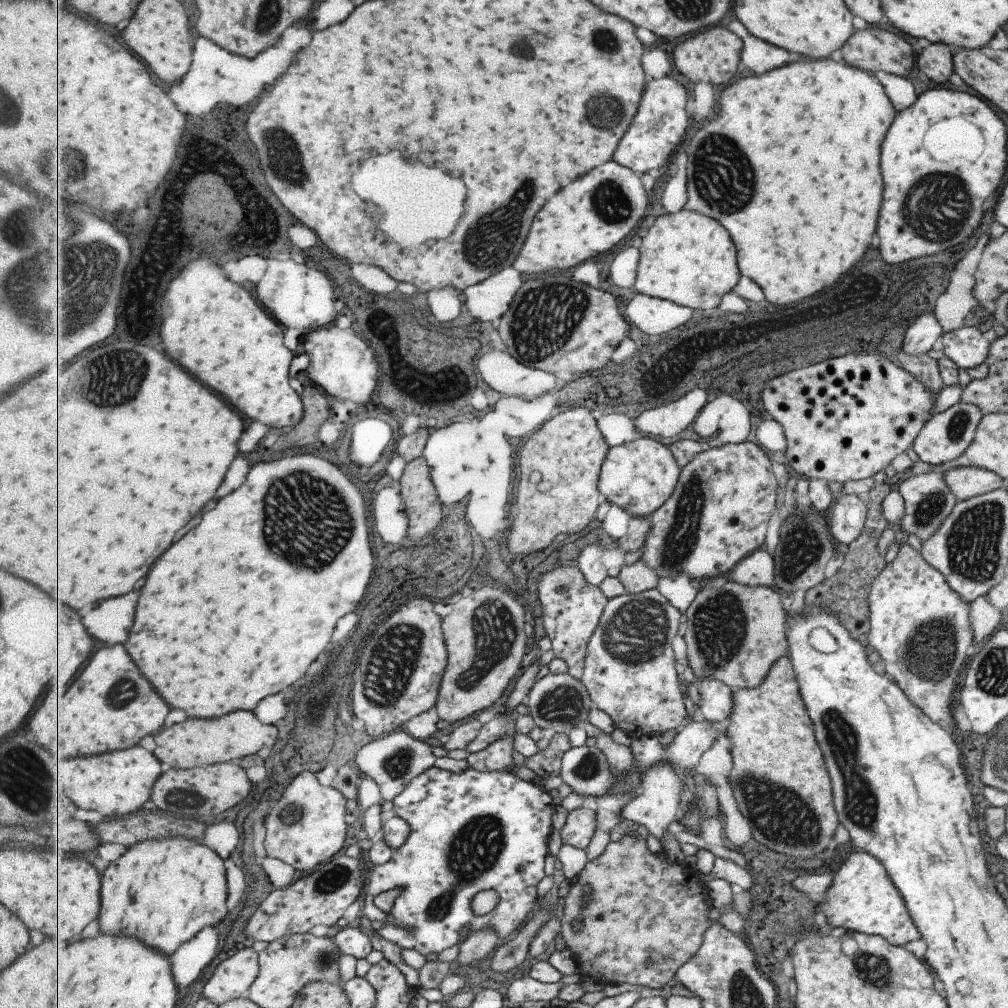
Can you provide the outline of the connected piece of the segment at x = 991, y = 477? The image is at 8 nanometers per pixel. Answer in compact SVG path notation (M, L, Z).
M961 467L947 470L943 474L945 486L955 496L957 501L963 501L973 496L993 492L995 488L1005 486L1005 482L989 470L977 467Z

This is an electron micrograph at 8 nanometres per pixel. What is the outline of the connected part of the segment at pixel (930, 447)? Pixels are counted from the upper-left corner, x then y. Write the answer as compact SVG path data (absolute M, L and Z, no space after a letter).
M960 401L953 404L947 410L934 414L927 420L927 424L921 428L921 432L913 440L913 451L921 462L931 465L943 464L958 458L973 441L975 428L977 428L981 416L979 408L975 408L973 404Z

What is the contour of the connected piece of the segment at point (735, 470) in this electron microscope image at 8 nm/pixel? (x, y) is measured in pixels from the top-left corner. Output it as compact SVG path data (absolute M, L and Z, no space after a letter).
M745 440L703 451L682 469L674 494L650 517L651 528L639 560L643 559L655 569L660 580L673 577L674 573L687 573L693 582L731 574L743 559L766 543L769 520L779 498L777 490L779 482L773 472L773 462L759 444Z

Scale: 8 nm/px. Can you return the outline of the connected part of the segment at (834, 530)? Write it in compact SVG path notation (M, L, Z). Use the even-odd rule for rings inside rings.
M855 494L840 496L831 509L828 530L837 544L849 545L861 535L865 523L865 504L855 498Z

